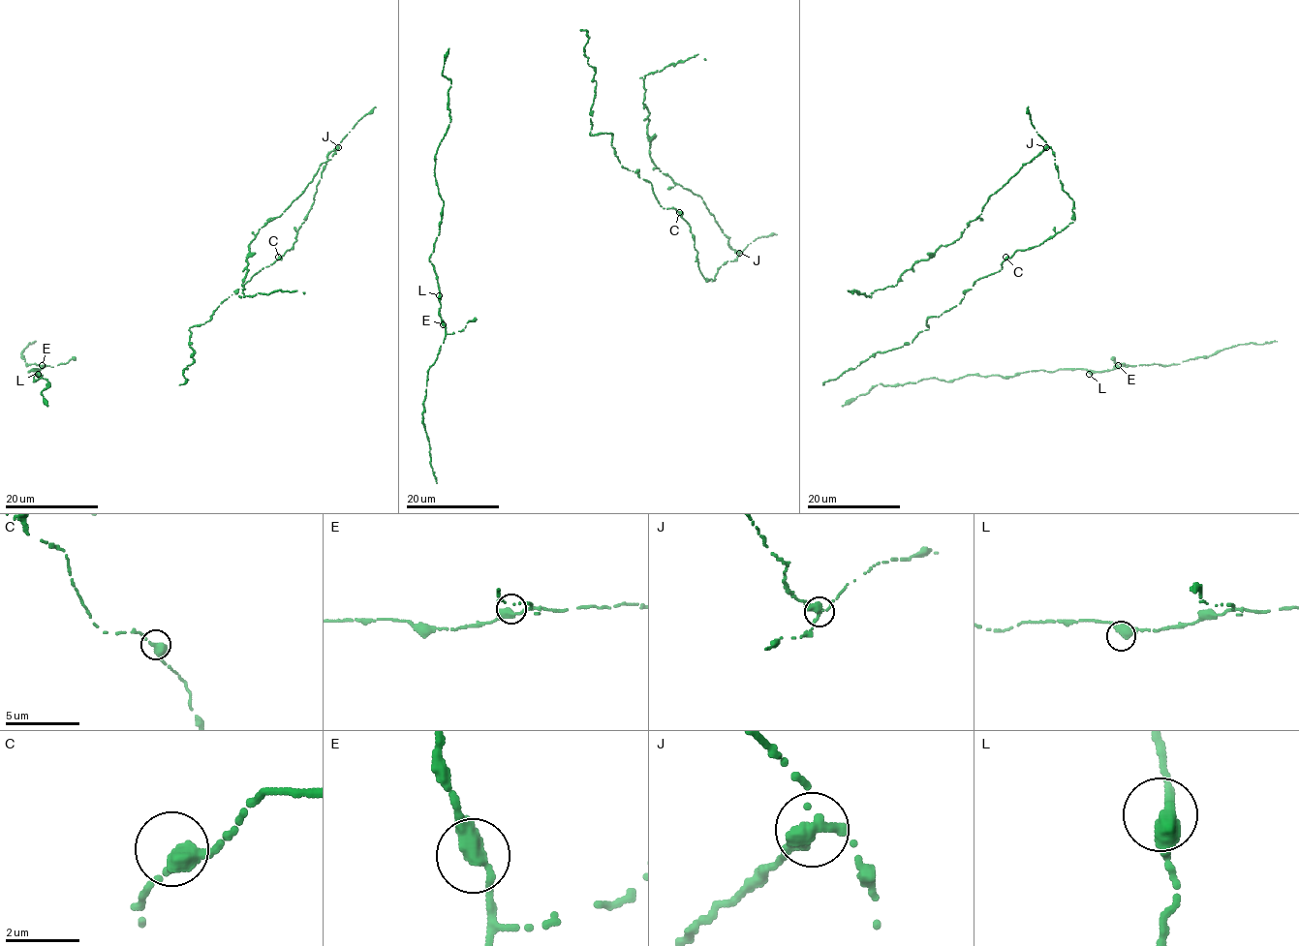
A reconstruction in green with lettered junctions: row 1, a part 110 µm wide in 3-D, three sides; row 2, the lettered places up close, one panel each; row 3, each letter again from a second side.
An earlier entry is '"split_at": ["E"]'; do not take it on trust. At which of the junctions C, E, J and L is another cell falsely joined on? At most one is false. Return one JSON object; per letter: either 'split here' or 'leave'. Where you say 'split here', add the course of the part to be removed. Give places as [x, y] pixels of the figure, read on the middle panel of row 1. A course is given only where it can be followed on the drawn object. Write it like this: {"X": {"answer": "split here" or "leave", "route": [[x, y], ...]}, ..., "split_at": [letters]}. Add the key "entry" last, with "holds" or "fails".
{"C": {"answer": "leave"}, "E": {"answer": "leave"}, "J": {"answer": "split here", "route": [[739, 253], [701, 198], [662, 173], [649, 155], [644, 76], [698, 53], [705, 59]]}, "L": {"answer": "leave"}, "split_at": ["J"], "entry": "fails"}

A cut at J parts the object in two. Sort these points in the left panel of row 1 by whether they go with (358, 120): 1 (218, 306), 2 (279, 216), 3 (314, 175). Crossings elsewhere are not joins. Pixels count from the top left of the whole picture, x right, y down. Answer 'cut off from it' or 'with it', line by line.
1: with it
2: cut off from it
3: cut off from it

